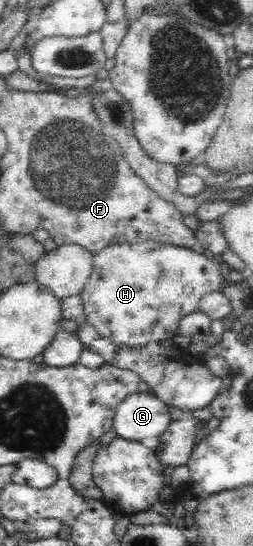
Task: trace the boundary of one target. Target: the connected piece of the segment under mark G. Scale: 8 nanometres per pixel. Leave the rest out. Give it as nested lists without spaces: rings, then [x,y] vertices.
[[[151,391],[128,396],[121,401],[115,409],[112,429],[116,431],[117,438],[122,437],[127,441],[140,442],[145,437],[161,437],[168,430],[171,420],[170,406],[161,402]]]

